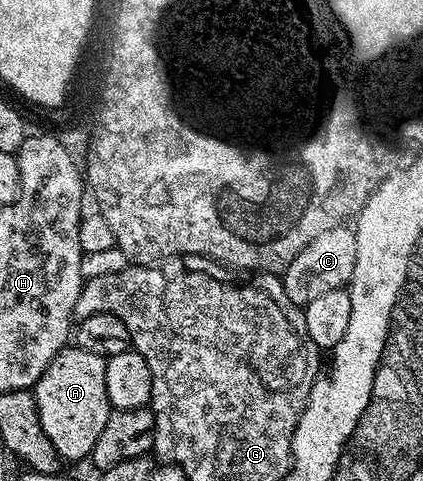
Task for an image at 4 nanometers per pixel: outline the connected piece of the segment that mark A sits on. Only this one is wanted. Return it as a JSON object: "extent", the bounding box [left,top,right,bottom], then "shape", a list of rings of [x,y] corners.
{"extent":[32,344,112,462],"shape":[[[70,344],[55,356],[32,387],[38,419],[48,440],[52,440],[52,448],[56,448],[59,459],[66,461],[67,458],[70,462],[78,462],[81,458],[86,460],[92,448],[96,448],[96,440],[100,432],[104,432],[104,424],[108,424],[108,416],[112,413],[108,384],[104,384],[105,371],[106,359],[96,352]]]}

